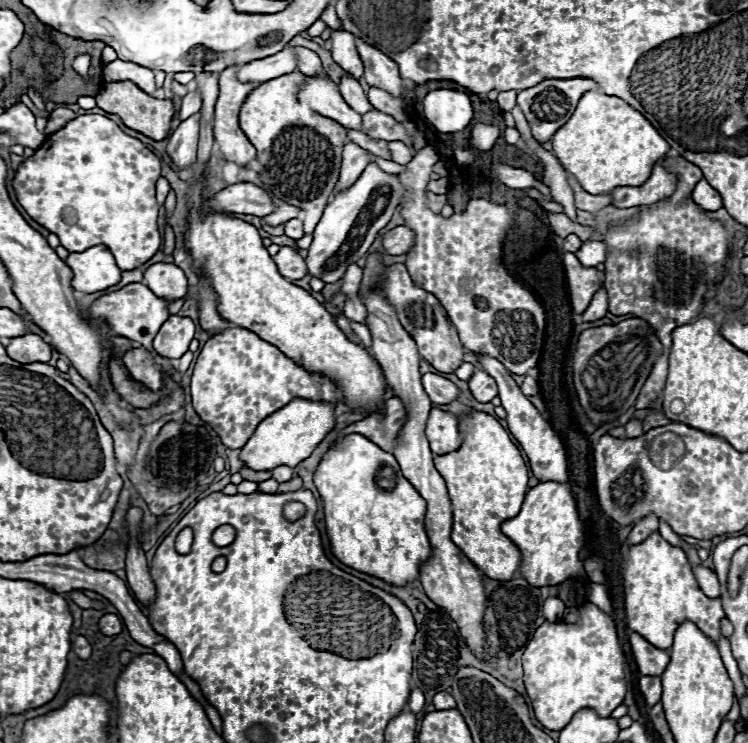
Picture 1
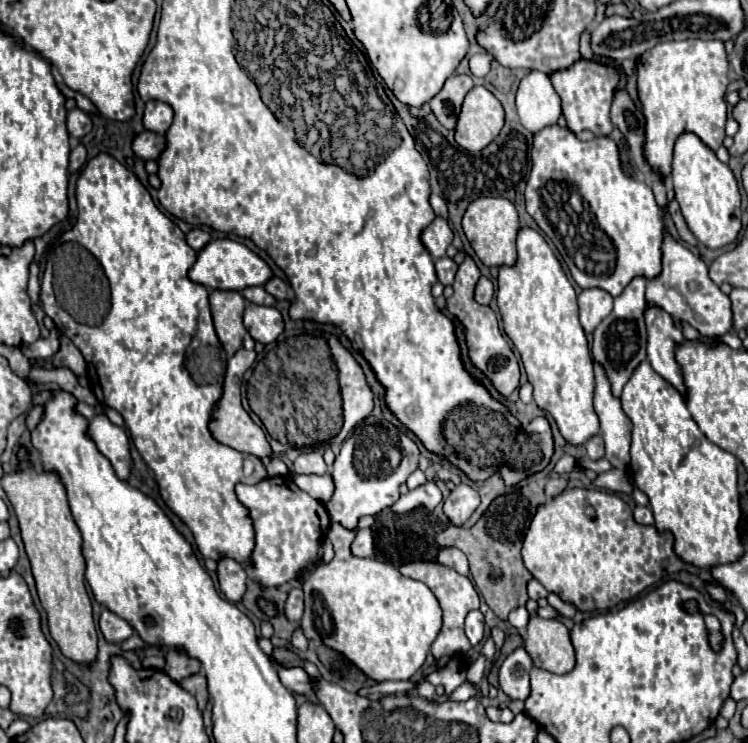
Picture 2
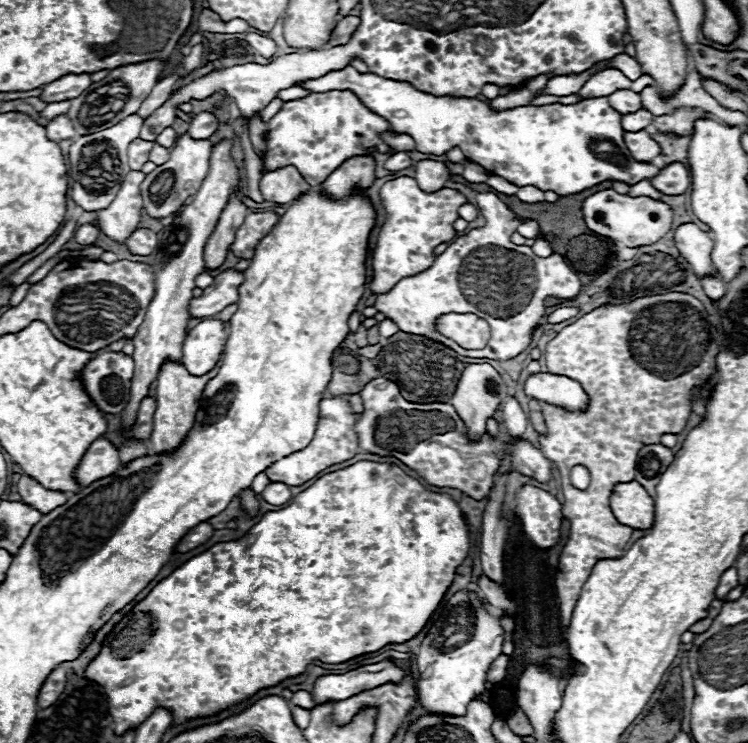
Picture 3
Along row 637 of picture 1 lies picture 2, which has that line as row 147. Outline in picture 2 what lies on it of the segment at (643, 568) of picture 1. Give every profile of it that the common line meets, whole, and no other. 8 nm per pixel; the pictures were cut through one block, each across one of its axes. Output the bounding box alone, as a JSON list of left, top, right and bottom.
[636,40,728,178]

